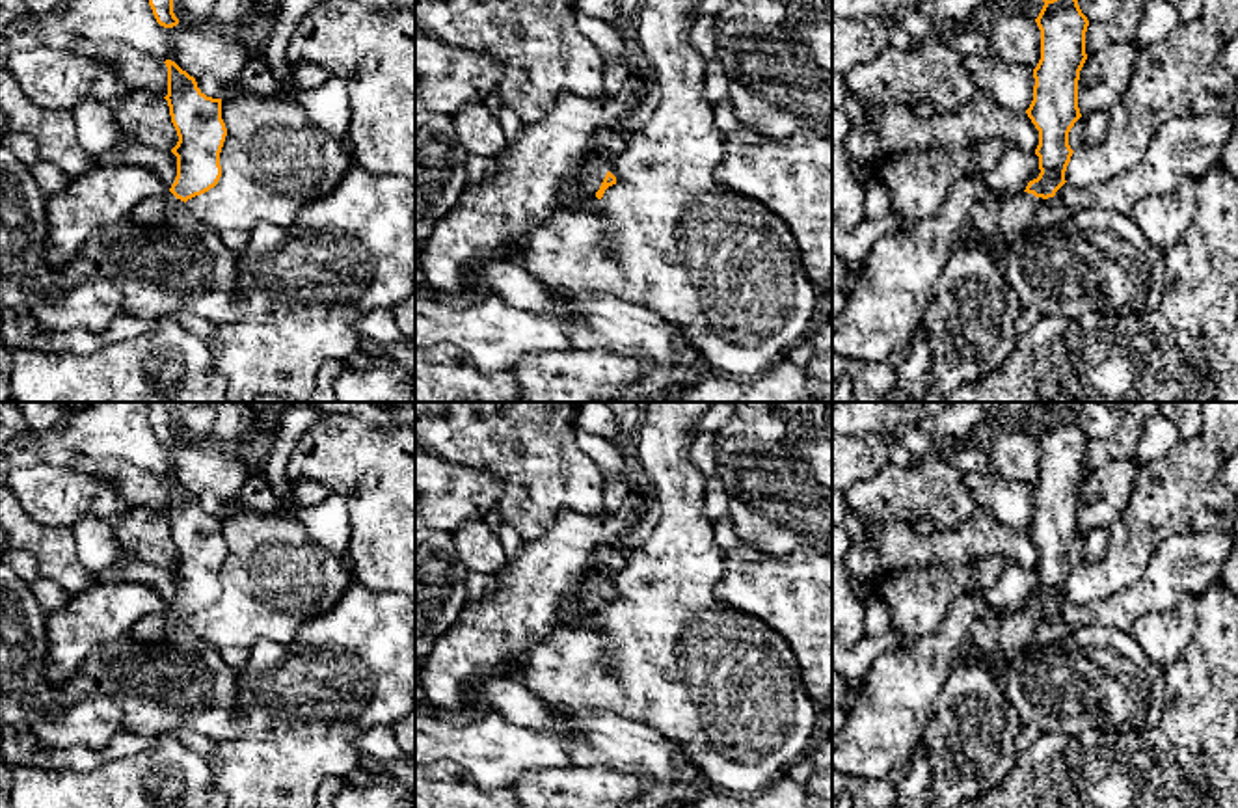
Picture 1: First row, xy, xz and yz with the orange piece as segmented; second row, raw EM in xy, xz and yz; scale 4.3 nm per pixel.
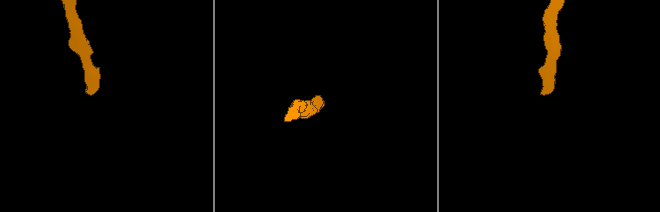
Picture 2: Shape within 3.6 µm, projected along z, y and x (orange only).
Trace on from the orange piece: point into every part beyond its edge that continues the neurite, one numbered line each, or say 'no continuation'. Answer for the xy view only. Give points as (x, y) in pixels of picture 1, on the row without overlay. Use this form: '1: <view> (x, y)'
1: xy (151, 630)

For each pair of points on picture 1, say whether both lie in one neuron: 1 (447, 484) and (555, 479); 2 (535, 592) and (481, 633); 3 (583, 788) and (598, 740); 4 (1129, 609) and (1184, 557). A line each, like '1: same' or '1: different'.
1: different
2: same
3: different
4: same

